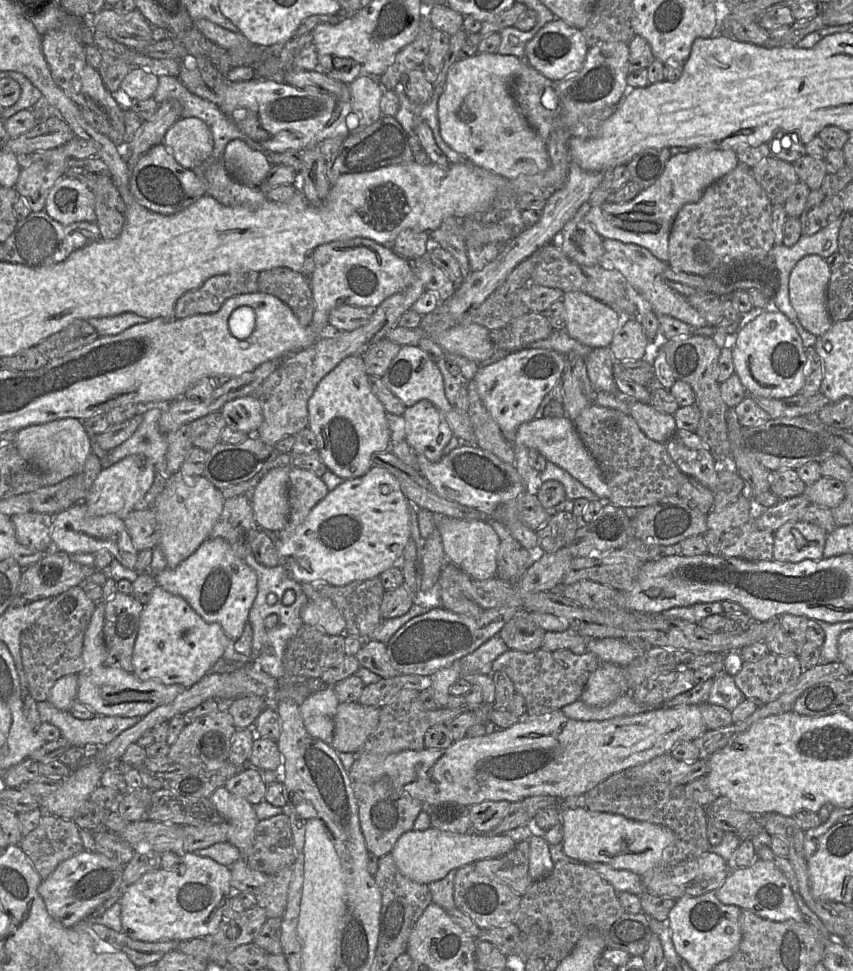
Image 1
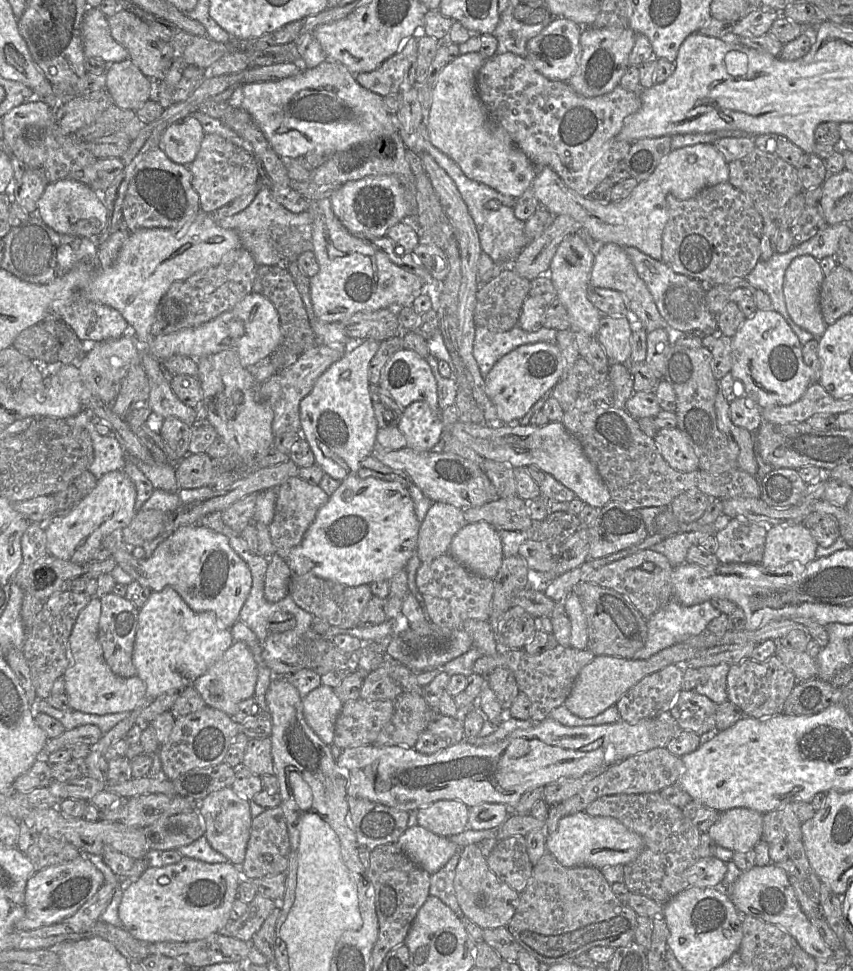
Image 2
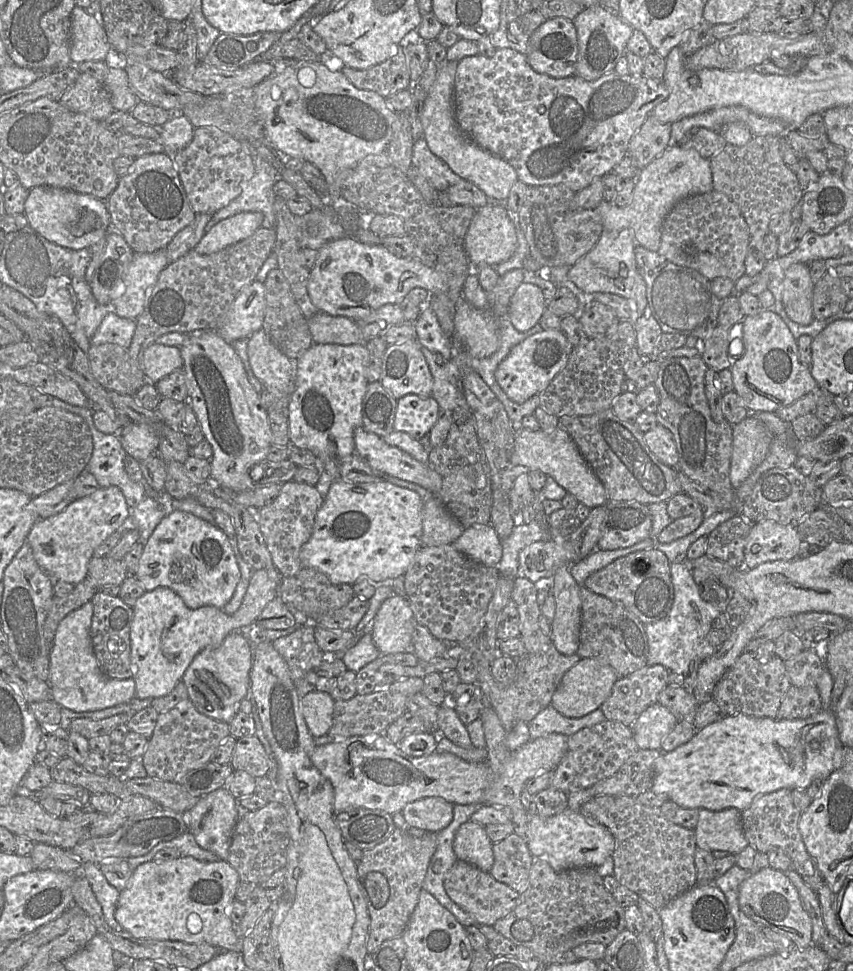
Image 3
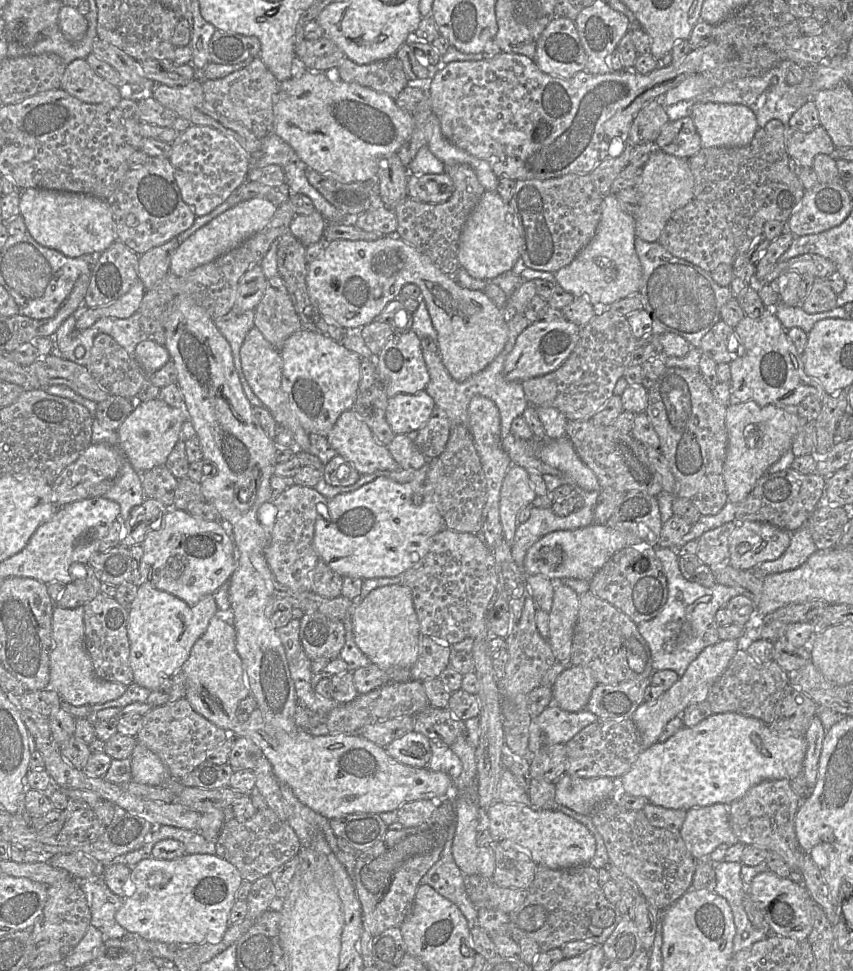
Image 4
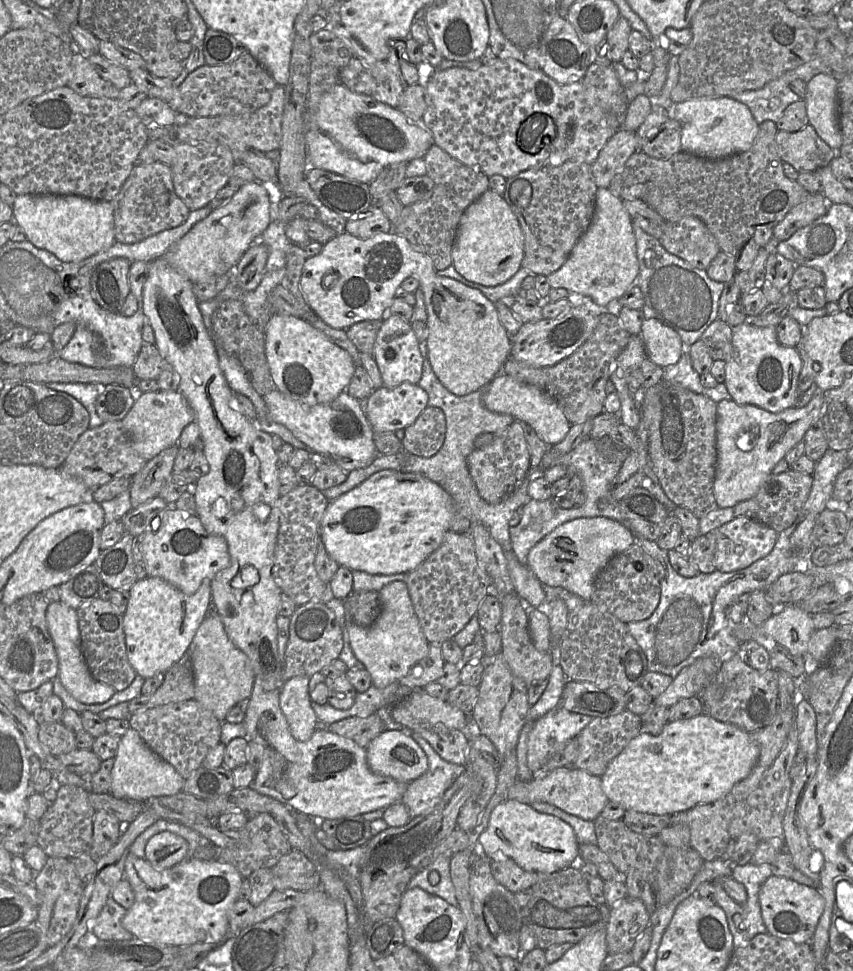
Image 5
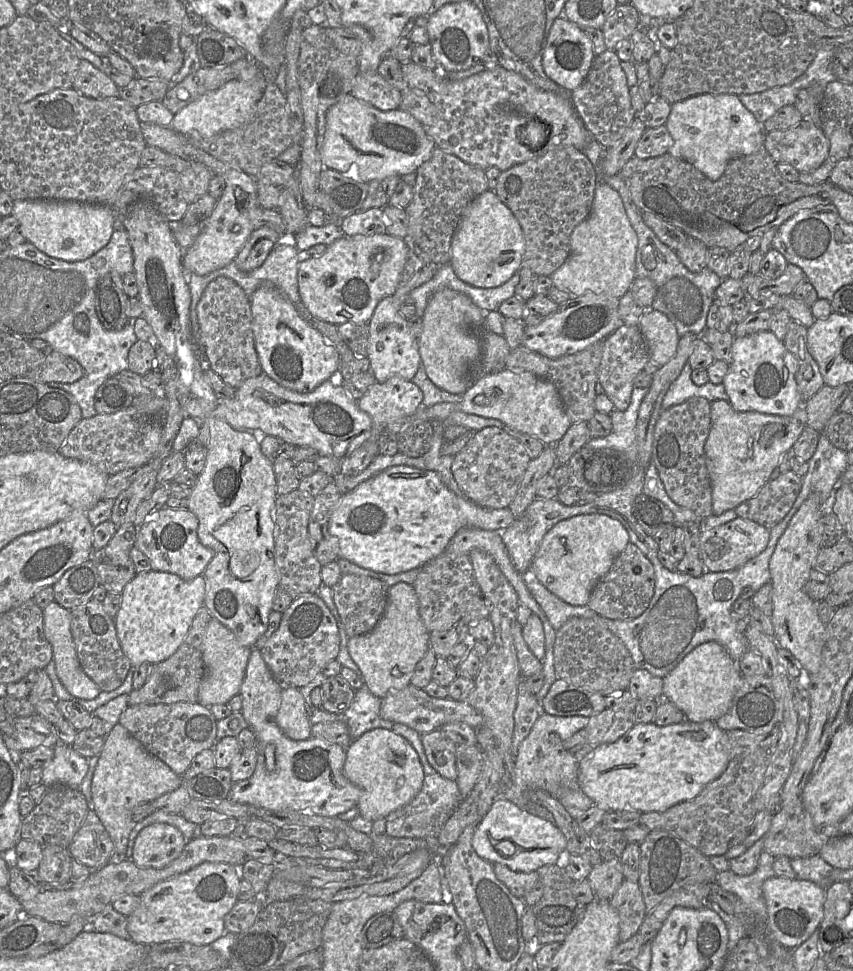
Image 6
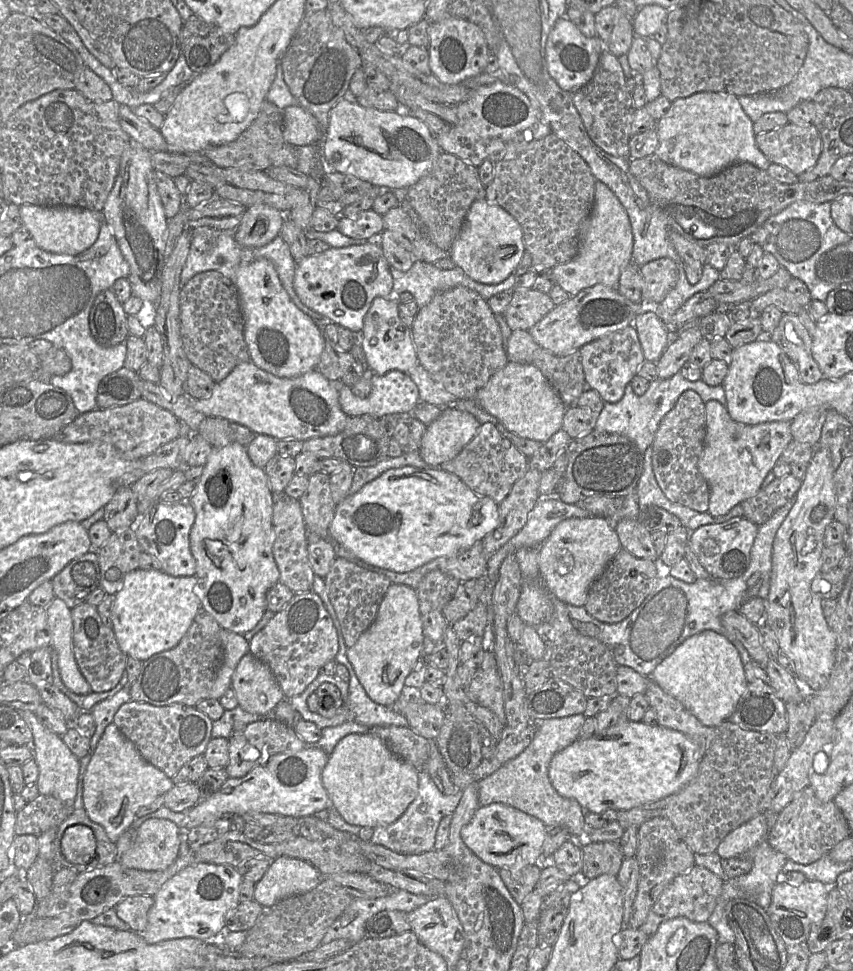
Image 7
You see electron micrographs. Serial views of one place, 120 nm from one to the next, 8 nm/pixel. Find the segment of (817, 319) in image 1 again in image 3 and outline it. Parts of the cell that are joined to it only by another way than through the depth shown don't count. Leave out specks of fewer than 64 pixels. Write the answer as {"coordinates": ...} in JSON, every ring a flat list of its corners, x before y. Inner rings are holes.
{"coordinates":[[808,264,789,266,782,282,782,303,789,318,800,325,809,325,814,320,813,289]]}

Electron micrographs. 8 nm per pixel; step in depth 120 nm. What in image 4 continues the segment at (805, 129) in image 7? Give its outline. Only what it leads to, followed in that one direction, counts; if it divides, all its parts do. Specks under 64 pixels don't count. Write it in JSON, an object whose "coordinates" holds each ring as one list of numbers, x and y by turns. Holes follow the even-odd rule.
{"coordinates":[[821,125,808,133,789,126,785,128,787,153,801,167,812,167,816,155,831,155,835,149,830,136]]}

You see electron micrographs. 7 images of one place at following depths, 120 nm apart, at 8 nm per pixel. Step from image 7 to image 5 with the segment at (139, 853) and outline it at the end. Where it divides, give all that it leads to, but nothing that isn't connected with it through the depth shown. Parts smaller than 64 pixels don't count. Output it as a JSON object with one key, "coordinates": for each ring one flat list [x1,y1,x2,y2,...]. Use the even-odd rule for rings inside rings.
{"coordinates":[[170,831,152,836,145,847,145,859,156,869,171,868,188,857,188,842]]}

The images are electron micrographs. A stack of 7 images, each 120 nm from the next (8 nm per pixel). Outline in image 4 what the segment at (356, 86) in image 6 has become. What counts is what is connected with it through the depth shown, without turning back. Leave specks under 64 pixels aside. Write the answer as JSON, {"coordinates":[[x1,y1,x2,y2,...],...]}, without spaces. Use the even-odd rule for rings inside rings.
{"coordinates":[[395,55,369,64,357,64,344,57,338,70,342,81,385,93,394,100,408,83,402,62]]}

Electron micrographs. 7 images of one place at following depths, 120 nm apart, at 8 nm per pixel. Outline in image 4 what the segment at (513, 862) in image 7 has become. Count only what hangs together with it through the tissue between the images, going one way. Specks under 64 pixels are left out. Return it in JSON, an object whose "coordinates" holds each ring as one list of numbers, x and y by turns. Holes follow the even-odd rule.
{"coordinates":[[494,802,486,811,488,828,495,841,510,840,526,851,538,865,562,869,588,865,596,852,596,841,586,826,556,810,531,808,522,804]]}

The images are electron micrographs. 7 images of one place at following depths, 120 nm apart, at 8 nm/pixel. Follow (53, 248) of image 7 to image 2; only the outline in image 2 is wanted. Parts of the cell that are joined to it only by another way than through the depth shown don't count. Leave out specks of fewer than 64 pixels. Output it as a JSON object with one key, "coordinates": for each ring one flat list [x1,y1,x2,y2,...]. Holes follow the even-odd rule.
{"coordinates":[[74,180,49,183,38,200,36,213,57,233,87,238,96,237,105,226,108,217,100,192]]}

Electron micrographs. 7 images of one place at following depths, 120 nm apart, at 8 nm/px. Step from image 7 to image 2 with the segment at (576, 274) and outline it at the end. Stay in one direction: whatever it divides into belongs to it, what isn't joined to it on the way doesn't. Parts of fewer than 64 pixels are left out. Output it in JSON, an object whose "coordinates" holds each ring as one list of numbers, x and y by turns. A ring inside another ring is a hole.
{"coordinates":[[604,243,597,246,589,284,594,287,620,292,627,300,628,310,633,311,639,317,647,333,655,329,668,327,666,321,660,315,647,285,637,274,634,265,622,246,615,243]]}

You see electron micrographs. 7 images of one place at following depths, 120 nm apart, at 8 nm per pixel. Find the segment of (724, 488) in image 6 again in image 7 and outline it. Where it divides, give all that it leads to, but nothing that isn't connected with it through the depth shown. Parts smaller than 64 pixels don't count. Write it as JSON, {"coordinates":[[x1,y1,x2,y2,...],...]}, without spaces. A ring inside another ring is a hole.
{"coordinates":[[717,400,705,403,706,436,698,461,698,470,709,485,708,513,719,517,735,505,754,496,762,487,767,474,793,440,791,421,764,422,749,425,734,421,726,406]]}

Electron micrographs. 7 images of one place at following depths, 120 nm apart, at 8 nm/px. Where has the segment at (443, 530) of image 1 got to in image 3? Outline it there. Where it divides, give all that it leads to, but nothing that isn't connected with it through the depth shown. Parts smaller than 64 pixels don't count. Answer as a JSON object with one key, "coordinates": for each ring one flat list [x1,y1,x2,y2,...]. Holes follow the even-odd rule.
{"coordinates":[[474,524,452,543,474,561,496,567,502,557,502,541,491,524]]}

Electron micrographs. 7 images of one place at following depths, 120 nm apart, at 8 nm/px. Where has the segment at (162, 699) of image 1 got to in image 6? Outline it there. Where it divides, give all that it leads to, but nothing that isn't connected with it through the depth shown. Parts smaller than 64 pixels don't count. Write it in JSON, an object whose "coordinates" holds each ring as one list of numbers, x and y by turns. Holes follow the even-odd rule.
{"coordinates":[[52,601,45,609,44,633,52,645,57,676,66,690,84,700,96,698,101,690,83,671,71,631,71,611]]}

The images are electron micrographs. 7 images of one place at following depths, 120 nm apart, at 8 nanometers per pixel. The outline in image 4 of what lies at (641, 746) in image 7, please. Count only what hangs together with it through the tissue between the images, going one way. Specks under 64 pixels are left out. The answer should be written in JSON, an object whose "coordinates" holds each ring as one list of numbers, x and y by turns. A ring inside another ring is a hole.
{"coordinates":[[733,712,712,714,711,716,705,718,695,726,684,726,665,742,657,742,649,748,642,749,642,751,638,755,636,761,633,763,629,771,627,771,622,777,618,779,618,787,621,793,645,797,649,803,659,805,668,809,683,809,688,811,693,808,701,808,705,806,711,806,714,804,729,805,733,801,744,796,751,787,757,785,758,783,764,780,791,780,795,778,803,771,803,762,806,755,806,750,807,742,804,735,800,735,797,737,778,736,769,729,767,724,765,724,763,721,757,718,744,716]]}

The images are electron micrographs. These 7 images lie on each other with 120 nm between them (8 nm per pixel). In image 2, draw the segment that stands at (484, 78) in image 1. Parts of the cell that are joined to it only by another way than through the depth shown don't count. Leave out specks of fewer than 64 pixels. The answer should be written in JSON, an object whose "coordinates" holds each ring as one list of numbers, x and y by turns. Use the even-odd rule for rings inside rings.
{"coordinates":[[479,51,461,54,443,68,432,91,426,127,431,144,450,157,469,179,518,198,531,187,538,168,492,121,478,97,476,76,486,59]]}

